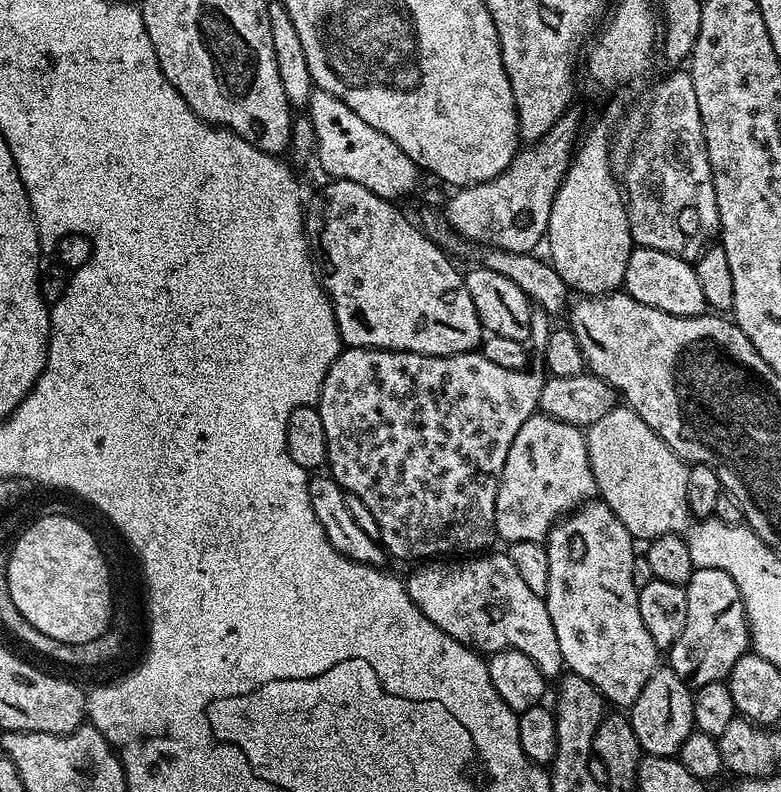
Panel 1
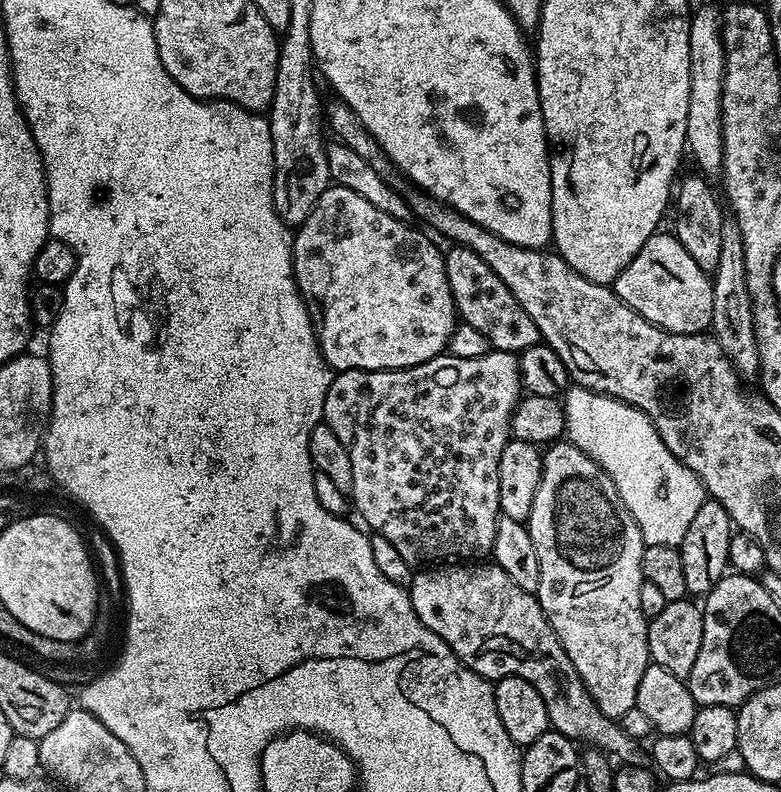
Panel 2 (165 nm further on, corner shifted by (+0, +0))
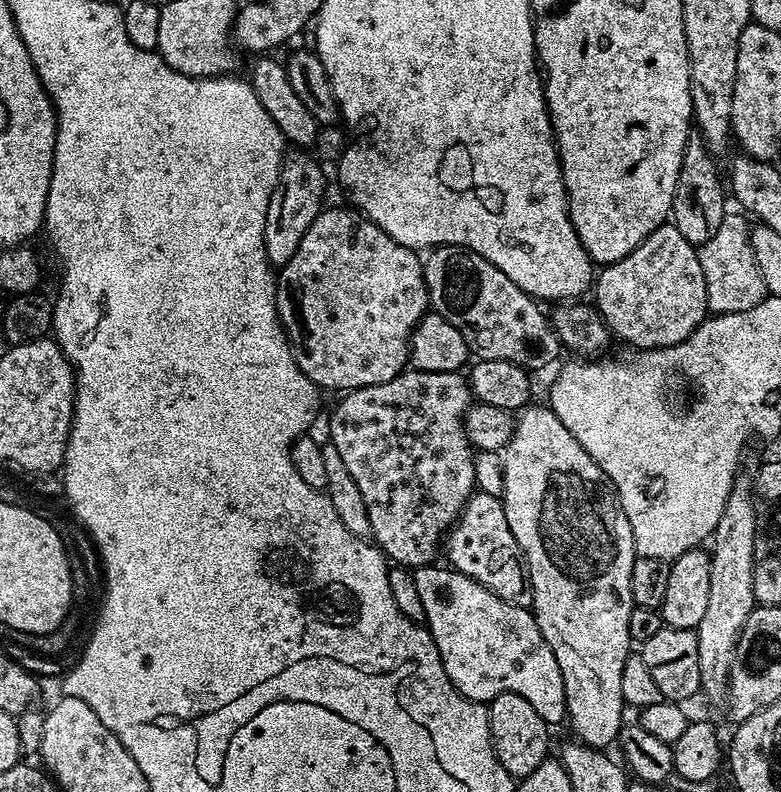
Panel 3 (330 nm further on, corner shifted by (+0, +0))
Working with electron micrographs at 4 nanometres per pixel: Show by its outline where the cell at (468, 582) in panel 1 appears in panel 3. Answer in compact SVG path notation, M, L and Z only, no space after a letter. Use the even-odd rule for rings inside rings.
M451 566L436 567L415 569L414 575L426 609L423 623L438 646L452 685L467 700L477 702L491 702L498 694L513 692L526 698L549 726L565 723L568 707L561 688L562 670L552 662L536 672L536 652L547 653L548 643L535 615L498 598L486 586Z

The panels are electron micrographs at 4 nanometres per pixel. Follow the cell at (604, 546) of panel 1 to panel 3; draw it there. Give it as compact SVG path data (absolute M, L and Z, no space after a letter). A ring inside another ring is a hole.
M529 406L515 417L512 437L502 453L504 461L504 494L502 499L506 510L506 522L510 522L510 530L518 542L518 546L524 551L524 562L528 565L528 582L532 589L531 611L546 638L551 659L562 670L562 691L568 707L567 719L570 724L572 720L572 728L576 731L575 739L581 744L587 744L590 748L604 750L607 749L607 744L615 745L617 743L620 729L626 724L626 720L623 720L626 705L622 698L622 670L624 669L624 661L630 655L628 627L632 624L632 612L634 613L630 574L634 570L634 562L637 557L636 534L630 530L630 522L622 510L611 479L605 476L604 471L593 462L590 454L586 454L579 439L574 434L570 434L570 430L566 430L566 426L562 426L562 422L558 422L551 407L543 407Z

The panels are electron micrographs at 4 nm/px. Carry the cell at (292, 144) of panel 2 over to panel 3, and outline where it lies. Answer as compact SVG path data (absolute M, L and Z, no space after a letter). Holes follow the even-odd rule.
M291 151L289 156L285 157L283 166L280 168L278 182L266 212L266 230L263 242L266 245L268 261L273 264L273 267L284 267L286 262L294 256L306 230L313 224L317 214L322 211L323 196L324 174L319 164L303 151Z

